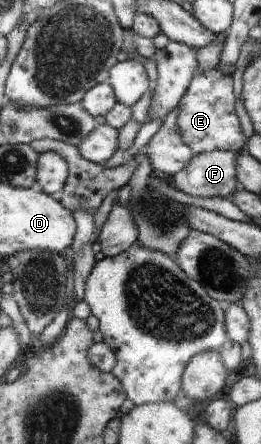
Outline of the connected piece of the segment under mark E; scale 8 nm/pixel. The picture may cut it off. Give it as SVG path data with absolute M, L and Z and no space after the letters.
M213 68L210 71L194 71L184 95L178 103L177 129L180 140L194 153L215 150L238 153L245 144L240 123L235 115L232 94L232 79Z

